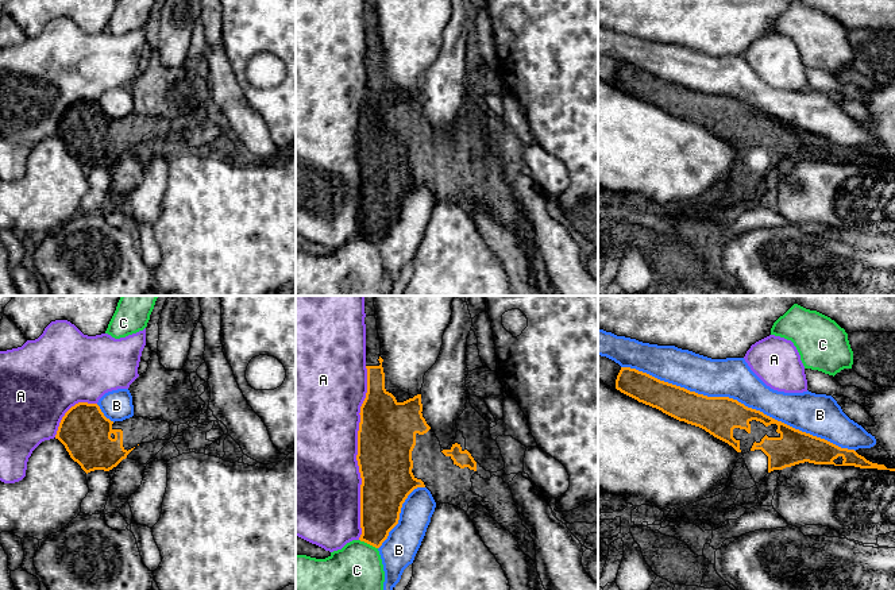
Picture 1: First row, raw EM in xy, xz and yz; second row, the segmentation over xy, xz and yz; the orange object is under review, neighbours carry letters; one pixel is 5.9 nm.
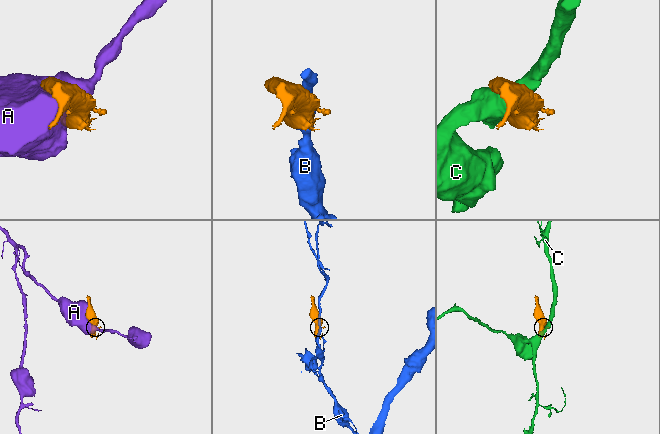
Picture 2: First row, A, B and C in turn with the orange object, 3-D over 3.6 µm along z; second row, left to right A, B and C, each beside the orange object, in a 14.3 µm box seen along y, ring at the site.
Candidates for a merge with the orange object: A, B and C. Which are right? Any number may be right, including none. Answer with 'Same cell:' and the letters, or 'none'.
Same cell: none

